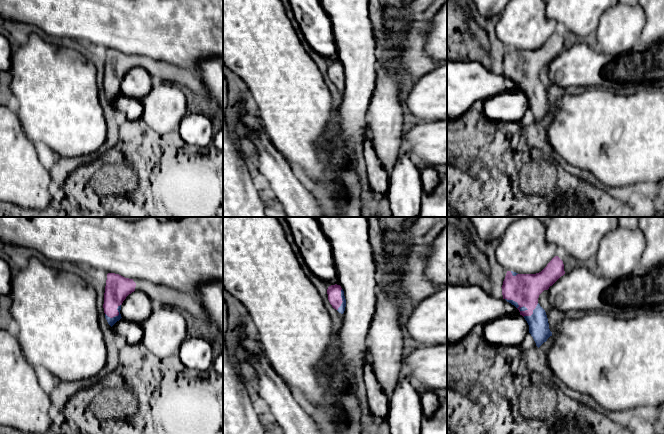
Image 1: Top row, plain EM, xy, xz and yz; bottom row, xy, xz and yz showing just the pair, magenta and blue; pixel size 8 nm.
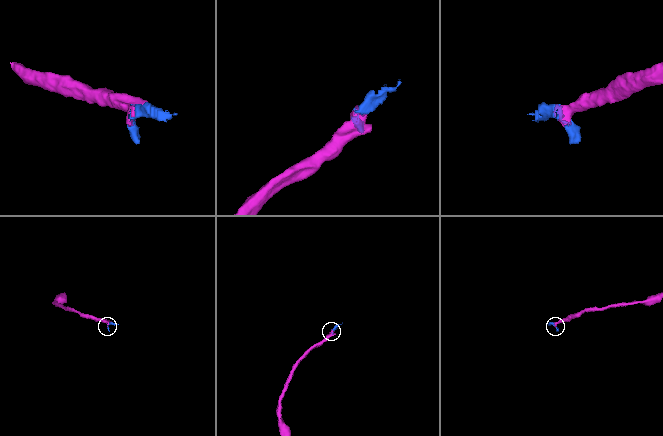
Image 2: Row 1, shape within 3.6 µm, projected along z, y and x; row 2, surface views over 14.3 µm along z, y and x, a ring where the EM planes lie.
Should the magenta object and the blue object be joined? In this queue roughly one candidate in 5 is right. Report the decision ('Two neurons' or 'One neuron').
One neuron

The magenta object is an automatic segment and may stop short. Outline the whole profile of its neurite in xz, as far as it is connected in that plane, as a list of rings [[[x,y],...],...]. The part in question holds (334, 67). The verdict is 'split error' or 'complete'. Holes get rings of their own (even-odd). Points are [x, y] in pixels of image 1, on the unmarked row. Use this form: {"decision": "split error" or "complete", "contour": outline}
{"decision": "split error", "contour": [[[337,60],[329,62],[327,65],[327,70],[328,76],[332,83],[339,89],[343,90],[346,83],[346,75],[341,62]]]}

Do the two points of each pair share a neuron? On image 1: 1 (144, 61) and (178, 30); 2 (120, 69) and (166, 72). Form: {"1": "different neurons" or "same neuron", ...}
{"1": "different neurons", "2": "same neuron"}

